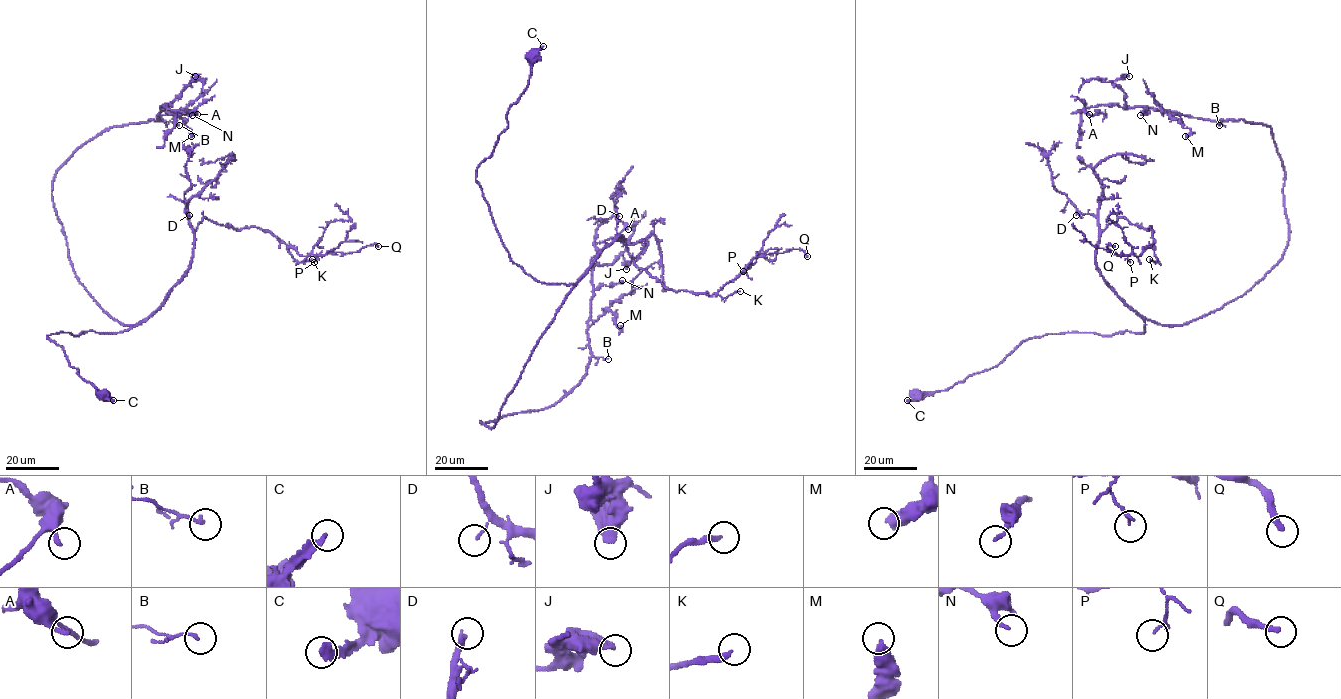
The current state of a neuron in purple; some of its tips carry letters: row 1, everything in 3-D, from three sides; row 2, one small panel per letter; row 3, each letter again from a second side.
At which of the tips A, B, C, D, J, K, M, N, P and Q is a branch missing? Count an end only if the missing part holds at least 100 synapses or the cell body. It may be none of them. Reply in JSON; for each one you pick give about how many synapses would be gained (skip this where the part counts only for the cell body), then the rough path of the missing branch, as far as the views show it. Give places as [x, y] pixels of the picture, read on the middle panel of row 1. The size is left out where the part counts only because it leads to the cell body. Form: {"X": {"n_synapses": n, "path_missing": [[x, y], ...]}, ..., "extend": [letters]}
{"extend": []}

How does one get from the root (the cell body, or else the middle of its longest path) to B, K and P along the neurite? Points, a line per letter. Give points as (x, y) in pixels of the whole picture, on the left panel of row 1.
B: (103, 395), (47, 337), (122, 332), (146, 319), (121, 323), (79, 282), (53, 178), (111, 128), (179, 125)
K: (103, 395), (47, 337), (143, 322), (188, 268), (204, 217), (269, 230), (295, 259), (312, 259)
P: (103, 395), (47, 337), (143, 322), (188, 268), (204, 217), (269, 230), (314, 262)

